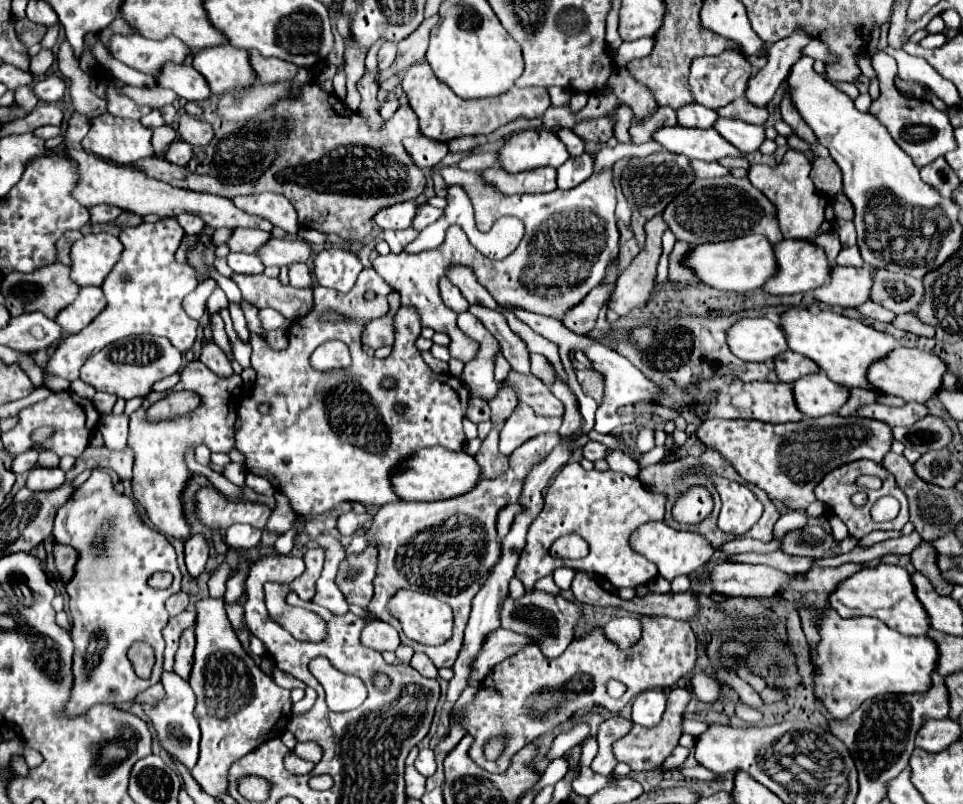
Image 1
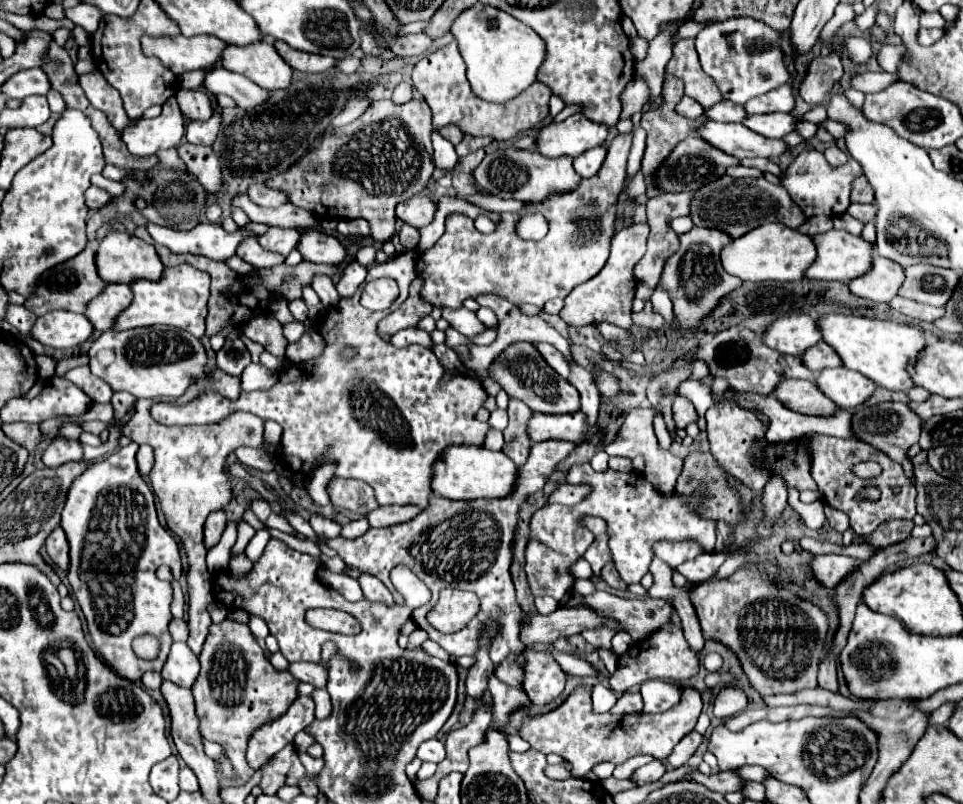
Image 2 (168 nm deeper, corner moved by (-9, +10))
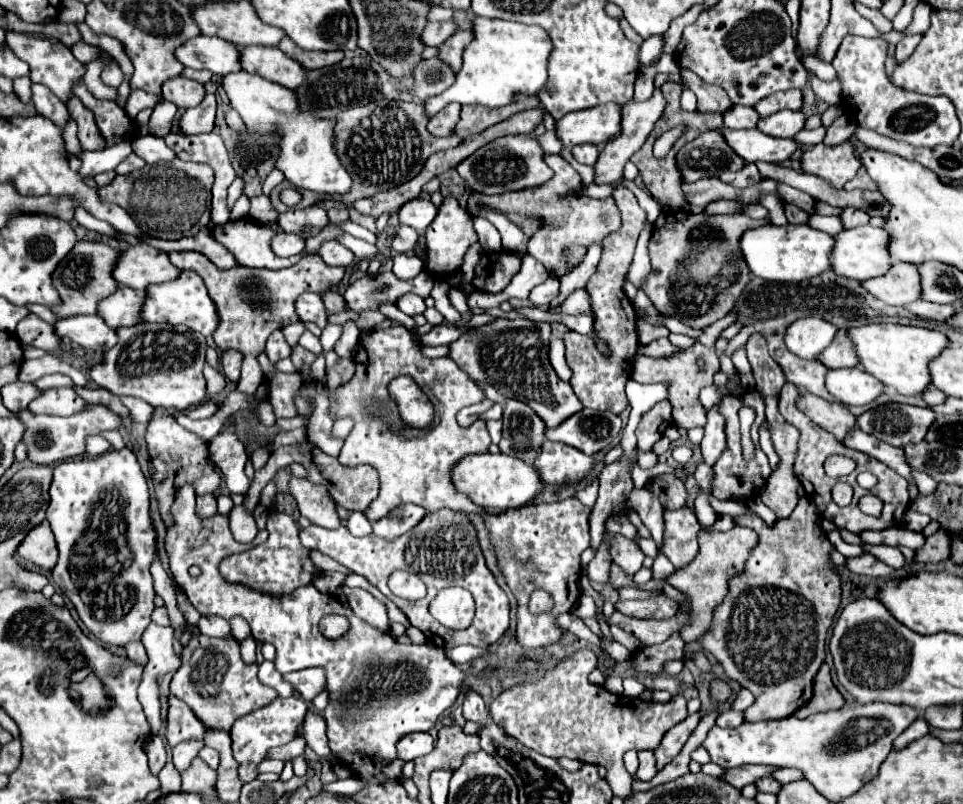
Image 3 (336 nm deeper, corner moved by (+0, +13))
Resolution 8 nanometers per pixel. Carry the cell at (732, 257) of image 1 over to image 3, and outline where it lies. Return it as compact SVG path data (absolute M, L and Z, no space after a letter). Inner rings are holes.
M767 224L745 232L741 236L741 250L747 266L755 276L767 282L803 282L831 270L829 258L831 258L833 242L835 242L833 236L821 230L815 230L807 224L801 224L801 226Z

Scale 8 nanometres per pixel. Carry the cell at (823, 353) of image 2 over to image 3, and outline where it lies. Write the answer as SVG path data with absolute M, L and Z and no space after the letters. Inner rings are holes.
M845 330L837 332L833 344L829 346L829 350L825 350L825 354L819 356L819 360L829 368L855 368L855 366L859 366L857 352L853 350L853 342L851 342L851 338L847 338Z

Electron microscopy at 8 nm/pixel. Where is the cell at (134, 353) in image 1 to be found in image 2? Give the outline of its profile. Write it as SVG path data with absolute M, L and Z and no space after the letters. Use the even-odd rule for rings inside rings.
M142 327L130 331L106 331L90 345L90 369L114 391L128 391L142 397L180 397L186 387L204 373L206 353L200 339L182 329Z

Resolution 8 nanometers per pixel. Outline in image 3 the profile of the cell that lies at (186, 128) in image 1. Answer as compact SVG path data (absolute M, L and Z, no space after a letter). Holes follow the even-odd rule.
M177 76L177 78L169 78L163 82L163 94L161 96L165 100L173 102L179 110L187 110L187 108L197 106L203 100L205 86L195 82L195 80L185 78L185 76Z

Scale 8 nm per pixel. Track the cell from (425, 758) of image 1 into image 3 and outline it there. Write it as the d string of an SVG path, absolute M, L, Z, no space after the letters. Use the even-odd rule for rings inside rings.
M413 732L405 734L401 742L397 742L397 758L403 762L411 762L419 756L425 756L433 750L433 738L429 732Z

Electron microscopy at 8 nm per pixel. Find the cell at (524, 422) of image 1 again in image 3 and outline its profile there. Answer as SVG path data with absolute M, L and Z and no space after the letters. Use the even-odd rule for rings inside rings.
M583 408L579 414L573 414L555 430L549 428L545 436L547 440L557 440L575 446L585 454L597 454L601 450L611 448L617 442L619 432L621 432L621 418L617 414Z

